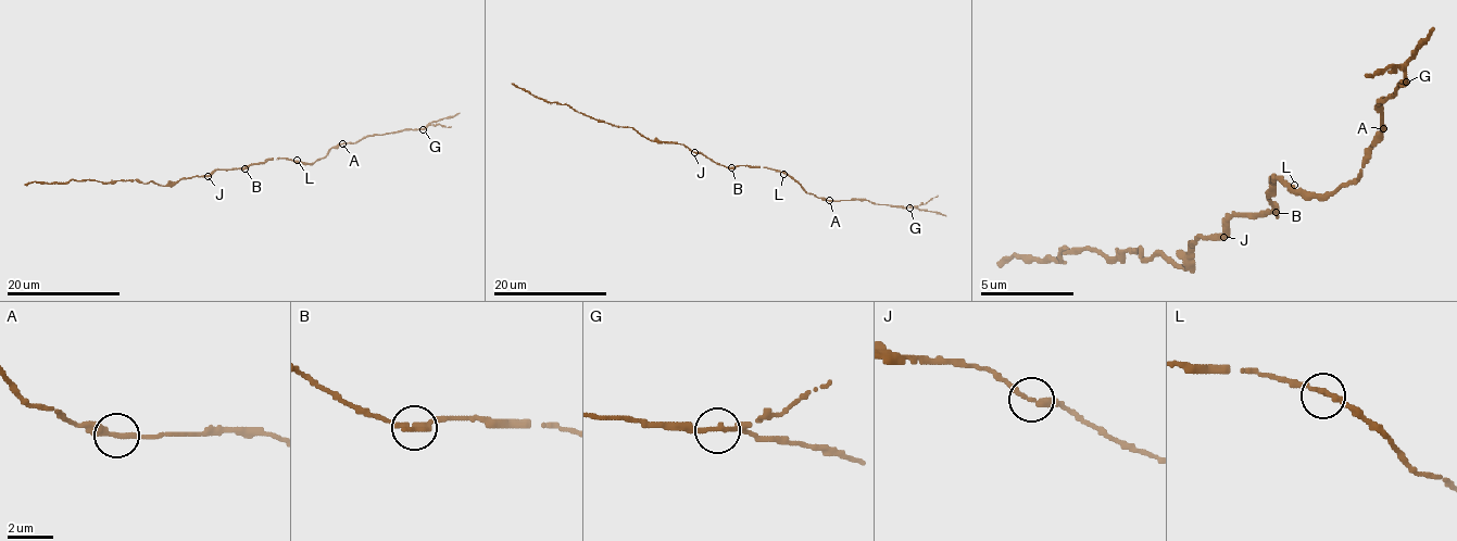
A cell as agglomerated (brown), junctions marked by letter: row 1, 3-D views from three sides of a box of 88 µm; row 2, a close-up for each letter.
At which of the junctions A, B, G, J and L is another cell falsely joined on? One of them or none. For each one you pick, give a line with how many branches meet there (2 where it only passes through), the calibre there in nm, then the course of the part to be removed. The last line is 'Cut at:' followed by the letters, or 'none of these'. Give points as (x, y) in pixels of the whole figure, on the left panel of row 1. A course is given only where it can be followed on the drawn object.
Cut at: none of these

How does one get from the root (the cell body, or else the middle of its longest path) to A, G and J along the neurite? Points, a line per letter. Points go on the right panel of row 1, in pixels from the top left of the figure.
A: (1271, 208), (1267, 198), (1271, 175), (1304, 193), (1336, 193), (1355, 185), (1364, 152), (1383, 128)
G: (1271, 208), (1271, 175), (1304, 193), (1355, 185), (1364, 152), (1383, 134), (1378, 105), (1406, 82)
J: (1271, 208), (1271, 212), (1239, 212), (1229, 222), (1229, 230), (1225, 236)

